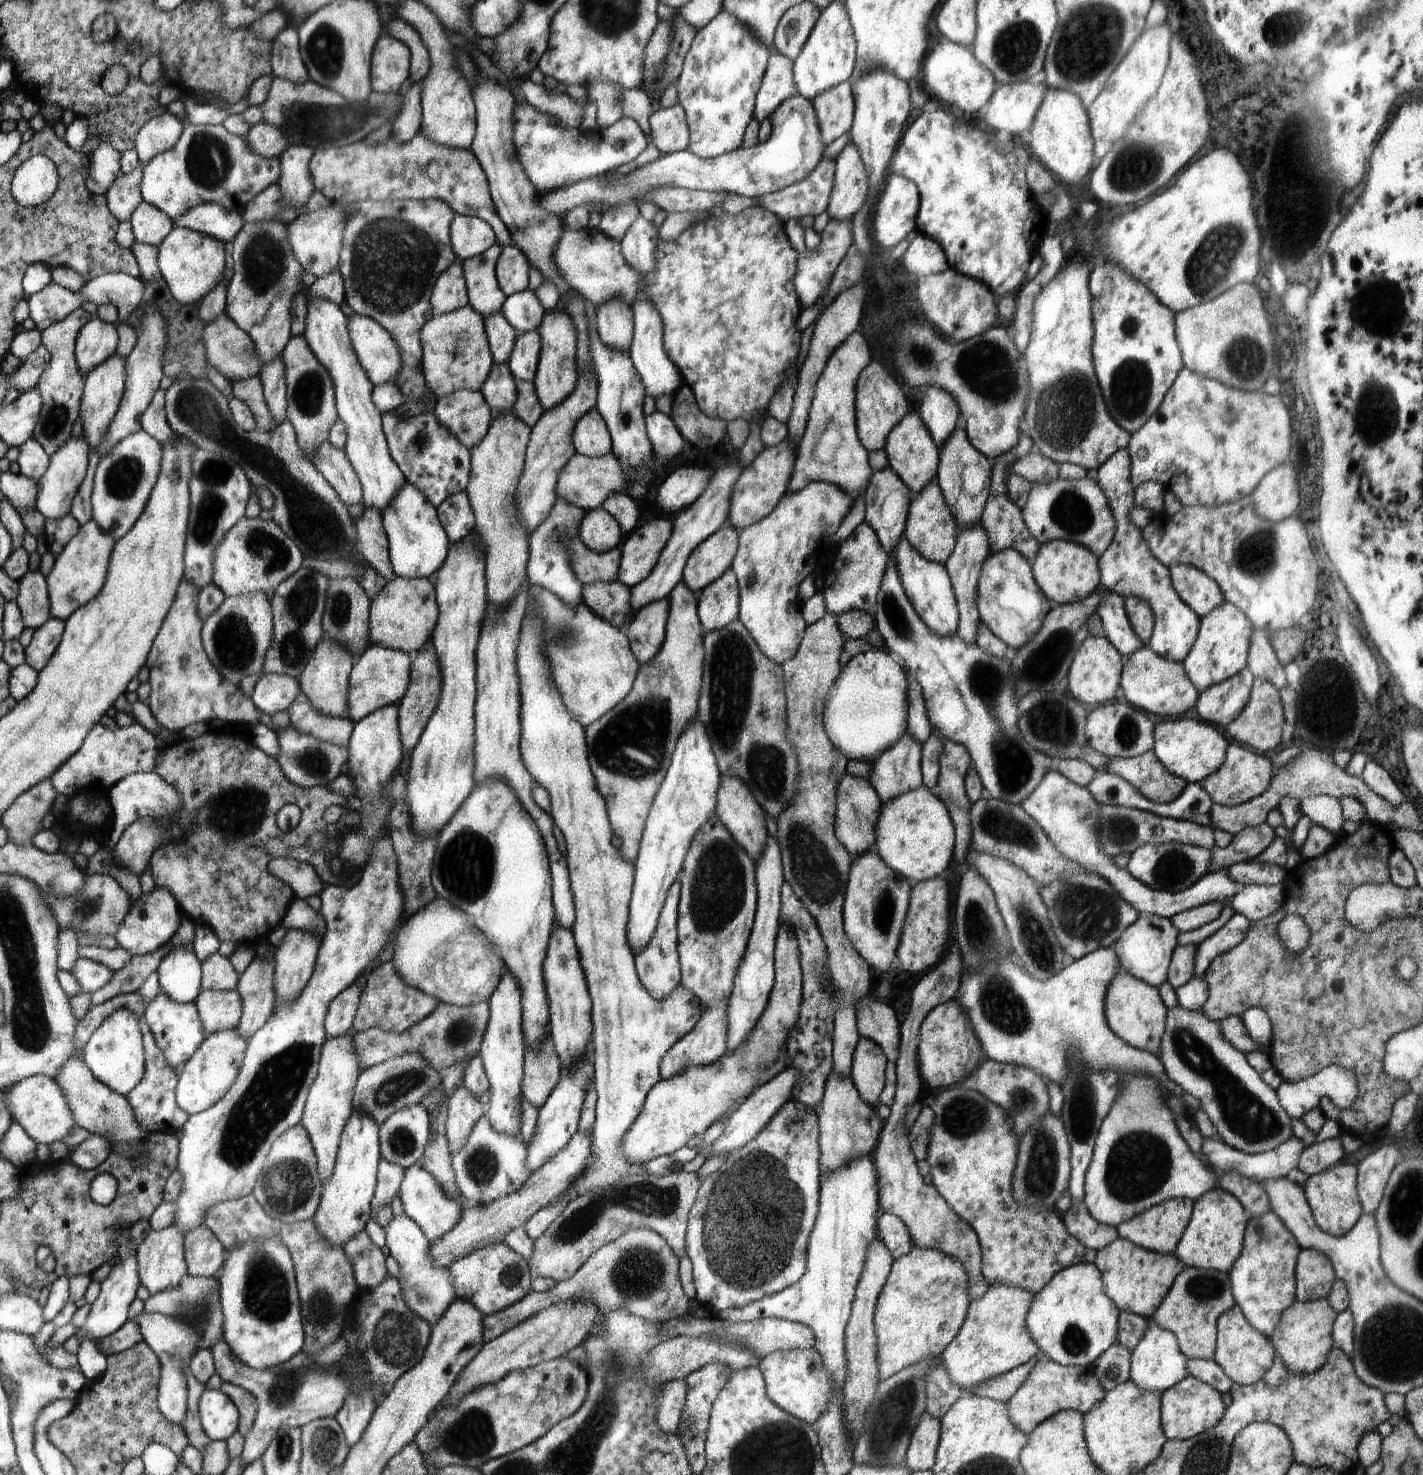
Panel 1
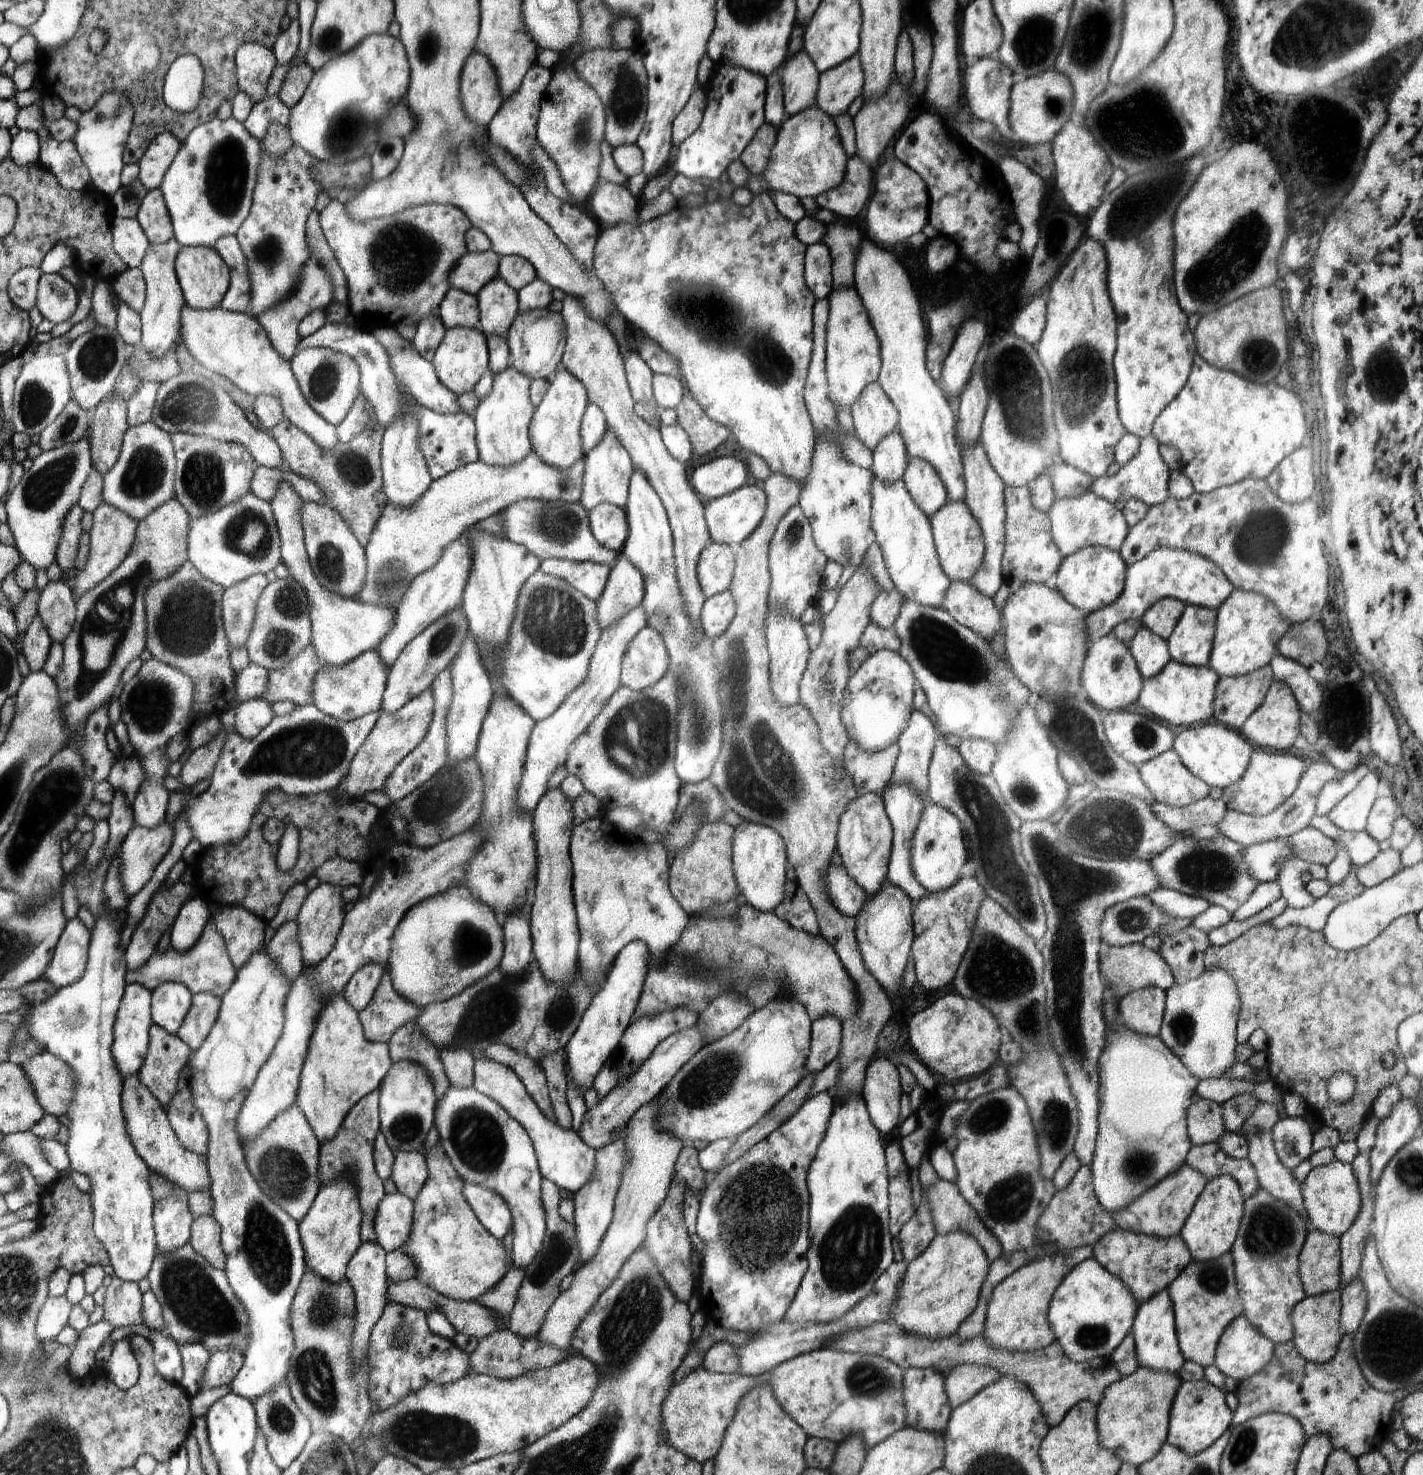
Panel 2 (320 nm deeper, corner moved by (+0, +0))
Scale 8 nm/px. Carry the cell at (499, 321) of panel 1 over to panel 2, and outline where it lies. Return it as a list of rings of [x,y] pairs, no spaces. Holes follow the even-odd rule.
[[[499,275],[494,280],[490,280],[481,292],[478,292],[481,332],[486,335],[496,334],[496,336],[507,339],[509,329],[513,326],[520,311],[517,292]]]

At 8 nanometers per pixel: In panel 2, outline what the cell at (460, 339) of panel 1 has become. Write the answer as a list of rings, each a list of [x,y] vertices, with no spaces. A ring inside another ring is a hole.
[[[455,327],[446,329],[444,339],[434,352],[432,358],[433,368],[436,370],[441,384],[454,392],[457,396],[471,392],[482,374],[488,370],[489,350],[486,350],[486,340],[480,330],[469,327]]]

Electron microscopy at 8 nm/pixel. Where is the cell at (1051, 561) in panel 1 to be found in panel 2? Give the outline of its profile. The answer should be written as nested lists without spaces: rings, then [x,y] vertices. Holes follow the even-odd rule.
[[[1097,545],[1086,546],[1063,558],[1057,573],[1057,590],[1066,602],[1087,615],[1114,604],[1120,598],[1127,568],[1119,552]]]

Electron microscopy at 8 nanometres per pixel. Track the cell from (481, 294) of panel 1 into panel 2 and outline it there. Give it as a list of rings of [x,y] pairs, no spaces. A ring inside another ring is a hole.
[[[491,249],[470,252],[457,262],[449,276],[449,289],[462,290],[470,295],[478,292],[499,275],[500,256]]]

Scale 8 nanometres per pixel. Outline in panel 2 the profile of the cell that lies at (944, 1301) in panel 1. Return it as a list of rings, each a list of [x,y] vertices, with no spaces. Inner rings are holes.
[[[964,1232],[937,1234],[922,1254],[907,1263],[889,1322],[900,1326],[904,1332],[930,1340],[956,1335],[960,1324],[978,1306],[989,1265],[974,1236]]]

